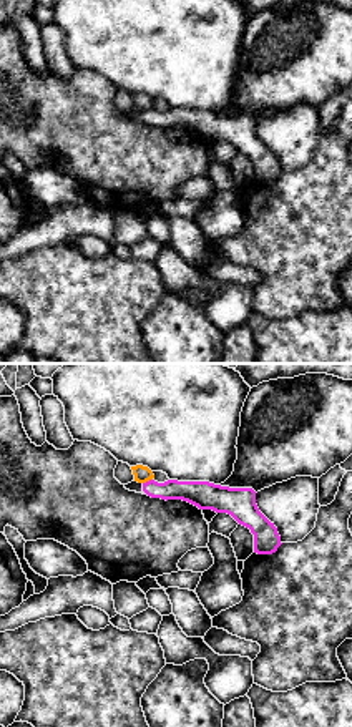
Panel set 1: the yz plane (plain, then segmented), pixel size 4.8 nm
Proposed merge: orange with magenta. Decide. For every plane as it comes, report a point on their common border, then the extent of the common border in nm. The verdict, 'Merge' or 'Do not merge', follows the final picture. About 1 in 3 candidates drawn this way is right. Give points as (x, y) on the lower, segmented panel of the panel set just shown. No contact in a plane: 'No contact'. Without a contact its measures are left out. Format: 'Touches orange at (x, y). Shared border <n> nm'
Touches orange at (146, 480). Shared border 50 nm

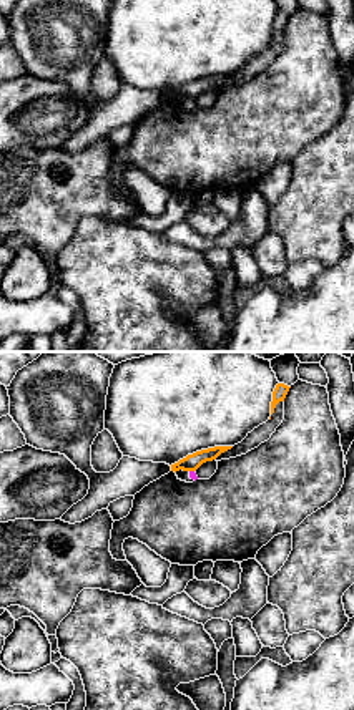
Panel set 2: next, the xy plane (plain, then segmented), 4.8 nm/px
Touches orange at (191, 470). Shared border 30 nm

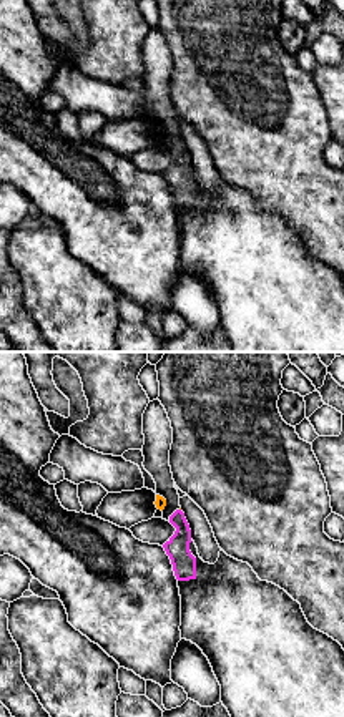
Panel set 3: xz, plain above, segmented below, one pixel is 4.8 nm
No contact

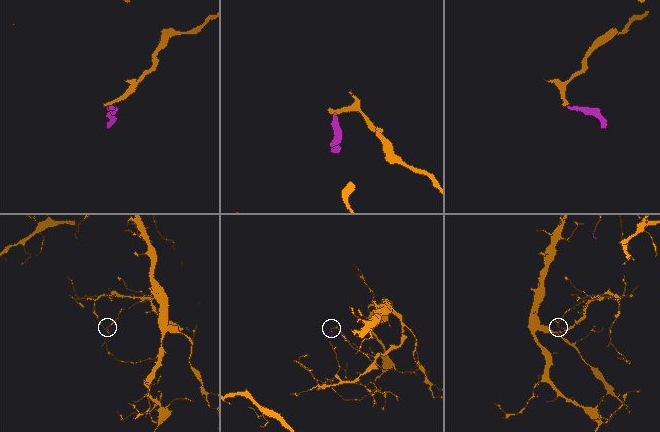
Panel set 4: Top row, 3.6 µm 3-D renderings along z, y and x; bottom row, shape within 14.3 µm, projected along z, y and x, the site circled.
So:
Do not merge

